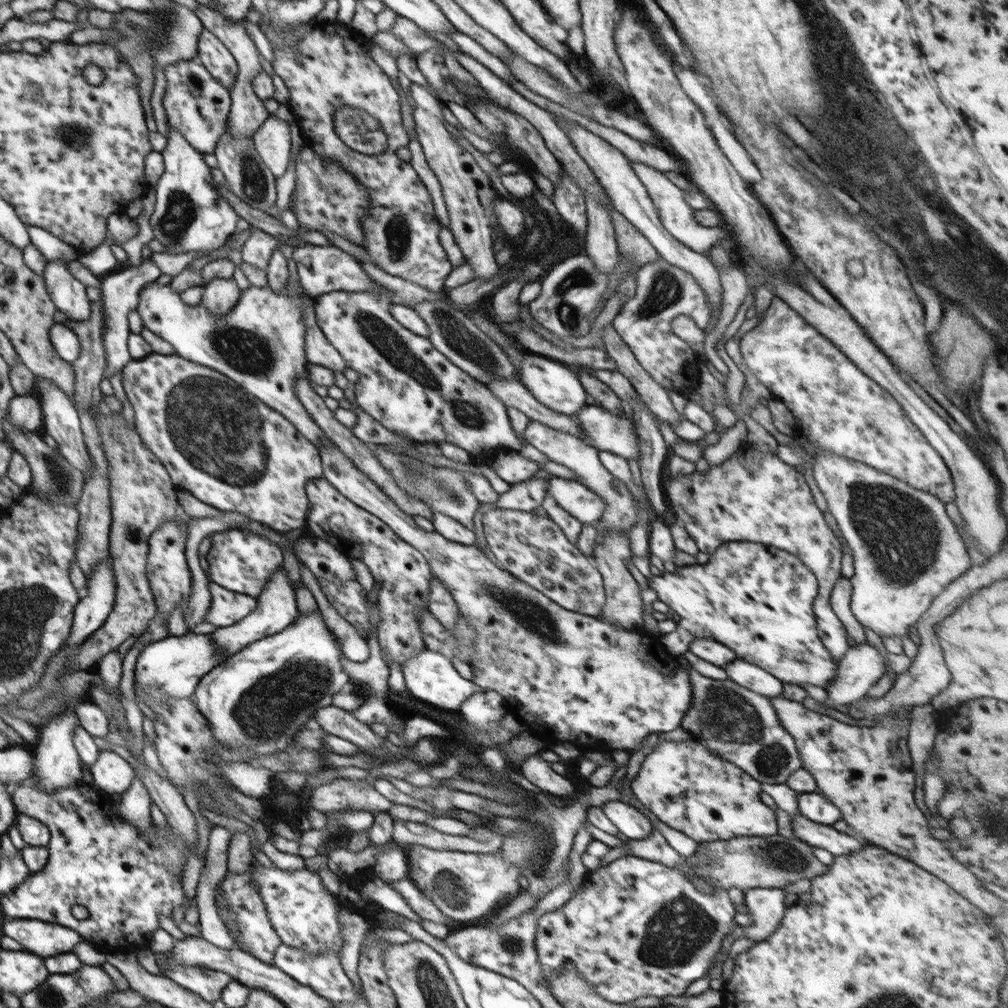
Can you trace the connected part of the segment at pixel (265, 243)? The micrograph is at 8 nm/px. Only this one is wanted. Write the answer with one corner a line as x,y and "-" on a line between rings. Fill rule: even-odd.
253,228
253,233
250,234
250,238
244,243
244,247
241,249
242,260
246,264
251,264
260,270
267,270
267,266
273,257
277,248
280,246
278,239
272,237
271,234
260,230
259,228

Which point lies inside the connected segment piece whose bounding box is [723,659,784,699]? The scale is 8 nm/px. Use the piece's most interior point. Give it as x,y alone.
743,673

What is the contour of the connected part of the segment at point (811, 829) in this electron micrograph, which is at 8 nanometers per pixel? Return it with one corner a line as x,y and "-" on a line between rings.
798,814
791,820
793,834
797,842
816,848
828,850
834,857
850,854
864,847
864,842
846,833
834,829
830,825
820,824

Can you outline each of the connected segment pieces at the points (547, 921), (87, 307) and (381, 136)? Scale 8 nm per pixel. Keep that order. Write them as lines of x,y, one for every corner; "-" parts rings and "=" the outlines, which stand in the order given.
634,855
621,856
604,867
600,866
588,872
582,884
582,892
574,897
570,897
570,900
568,900
562,908
554,912
549,912
548,914
543,914
539,917
537,922
535,949
540,965
542,965
542,976
544,980
547,981
547,986
548,978
562,974
564,966
570,964
576,969
576,973
578,973
587,984
591,984
591,986
595,988
595,992
605,997
608,1002
626,1004
626,1002
632,1002
636,1000
636,998
640,998
640,996
656,996
656,998
663,999
665,996
683,995
687,987
695,980
707,976
708,971
712,969
712,965
714,965
715,954
719,951
719,948
721,948
723,938
739,926
735,919
738,912
735,910
735,905
731,901
728,892
723,891
720,886
717,886
717,883
709,882
709,878
703,879
715,889
714,895
704,895
704,893
698,891
692,884
692,881
688,879
687,872
684,870
670,868
660,862
654,862
=
48,261
44,271
46,290
57,310
74,321
90,319
91,301
86,297
86,287
68,270
68,262
=
343,106
333,114
338,136
352,150
379,156
387,150
387,133
375,118
361,108

